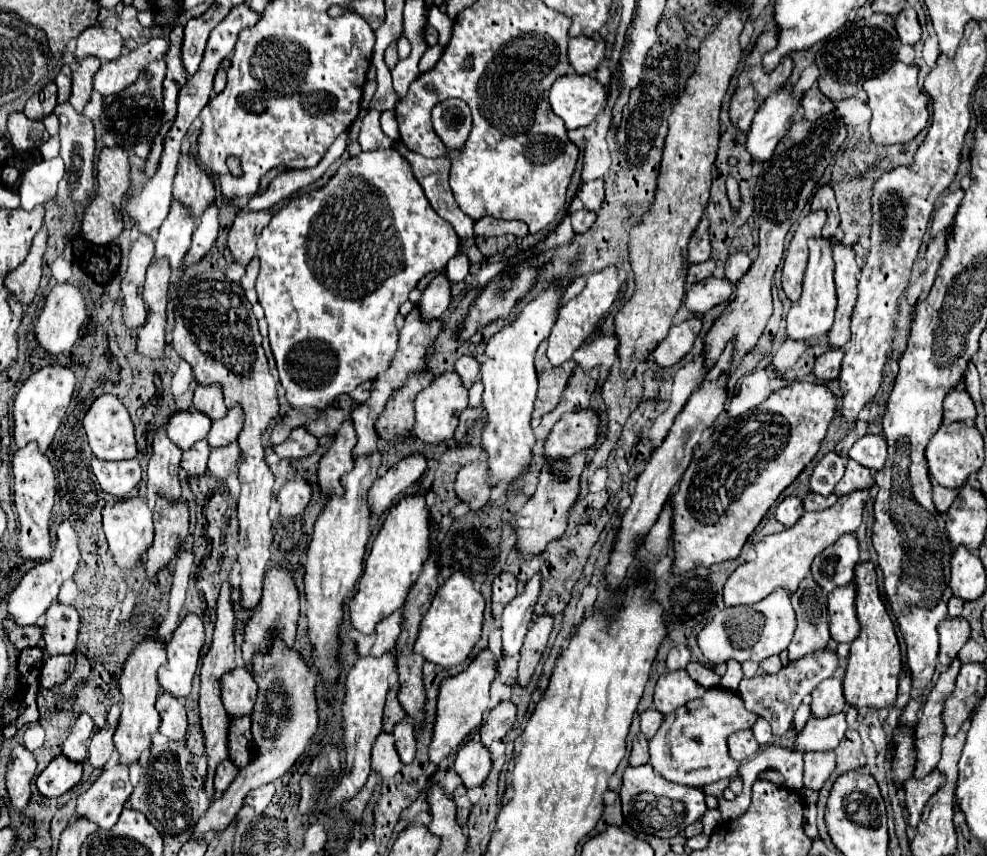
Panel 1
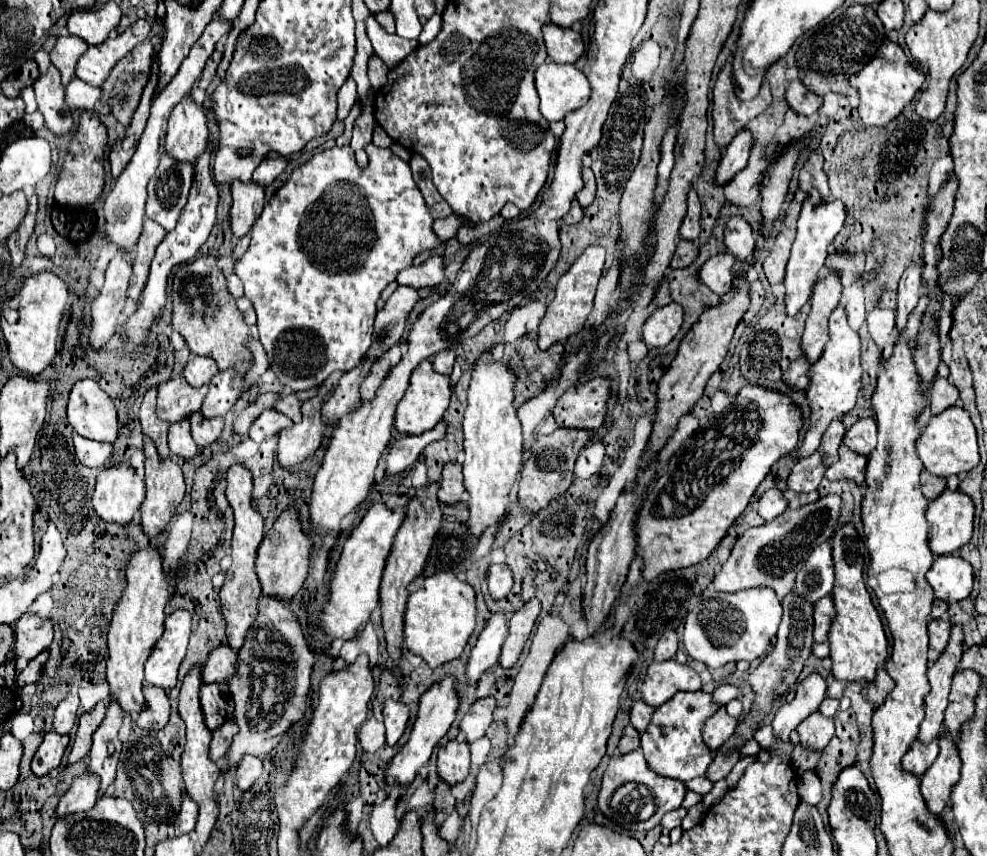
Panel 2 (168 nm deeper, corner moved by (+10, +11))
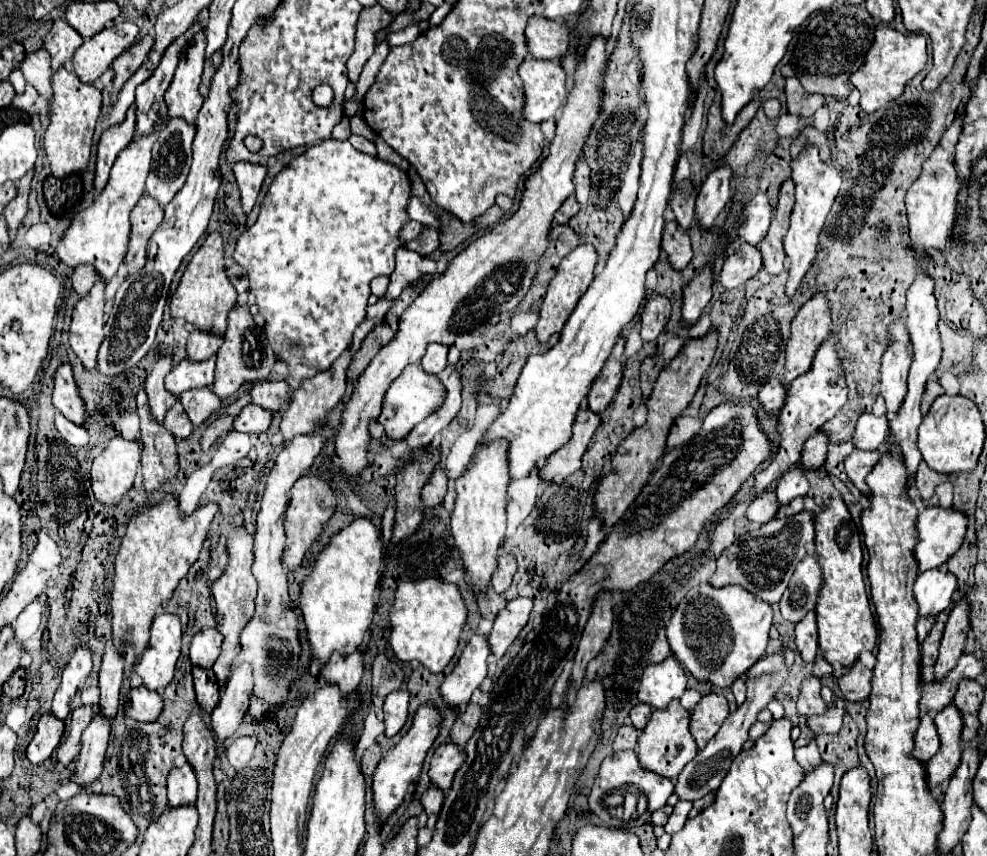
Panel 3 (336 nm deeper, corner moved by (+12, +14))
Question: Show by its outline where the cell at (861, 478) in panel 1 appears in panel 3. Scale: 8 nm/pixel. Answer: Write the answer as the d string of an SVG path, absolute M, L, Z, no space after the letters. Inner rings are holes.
M855 450L851 452L851 456L847 456L845 460L845 472L849 476L849 480L863 492L869 494L869 486L865 482L865 476L871 472L871 468L875 466L875 462L879 460L879 452L863 452L863 450Z

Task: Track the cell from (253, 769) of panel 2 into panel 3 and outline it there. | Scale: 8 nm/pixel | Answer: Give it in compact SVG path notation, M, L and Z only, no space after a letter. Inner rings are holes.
M237 738L229 748L227 748L227 760L229 764L239 772L243 770L251 758L253 758L253 750L255 750L257 738Z

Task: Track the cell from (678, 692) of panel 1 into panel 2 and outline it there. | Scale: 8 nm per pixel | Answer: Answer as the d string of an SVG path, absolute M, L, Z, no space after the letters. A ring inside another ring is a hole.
M675 659L663 663L651 663L643 679L643 701L651 707L659 707L669 701L677 691L697 691L701 689L699 675Z

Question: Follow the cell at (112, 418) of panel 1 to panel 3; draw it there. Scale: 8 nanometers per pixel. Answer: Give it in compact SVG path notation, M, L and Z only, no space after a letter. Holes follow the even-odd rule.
M61 364L55 372L55 388L53 388L53 406L73 424L85 424L89 414L85 408L85 400L79 394L77 382L73 378L73 370L69 364Z

